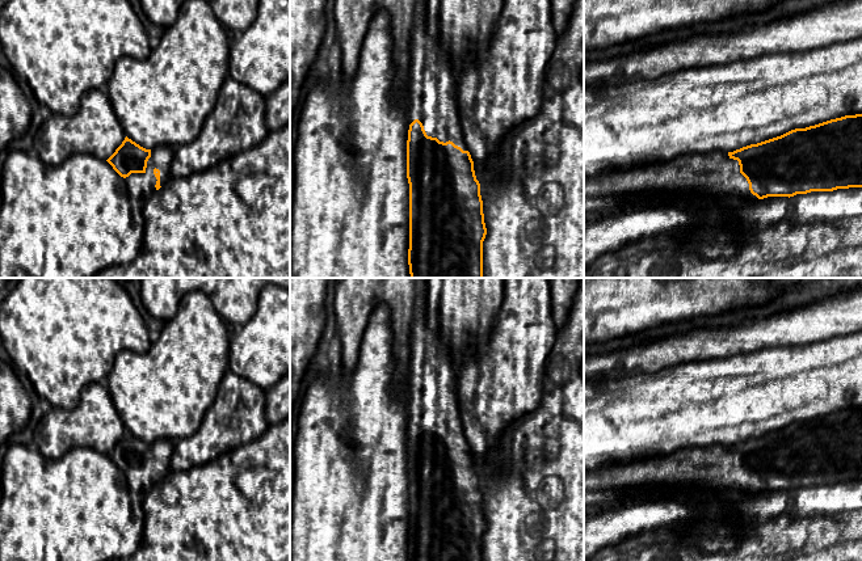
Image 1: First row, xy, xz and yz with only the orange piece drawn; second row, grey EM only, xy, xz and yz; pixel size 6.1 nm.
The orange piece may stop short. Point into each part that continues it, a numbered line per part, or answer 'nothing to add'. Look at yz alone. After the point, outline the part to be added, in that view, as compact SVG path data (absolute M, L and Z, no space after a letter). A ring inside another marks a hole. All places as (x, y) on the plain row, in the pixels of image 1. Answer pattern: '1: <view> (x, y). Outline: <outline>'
1: yz (713, 471). Outline: M720 444L682 448L668 456L584 473L584 506L682 495L735 499L749 493L758 492L750 486L747 472L740 467L739 455Z

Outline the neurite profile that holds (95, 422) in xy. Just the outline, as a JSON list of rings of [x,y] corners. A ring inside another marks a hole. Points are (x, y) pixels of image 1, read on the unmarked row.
[[[92,383],[81,389],[73,409],[54,408],[43,416],[34,431],[33,446],[54,460],[76,447],[108,454],[125,431],[105,383]]]

